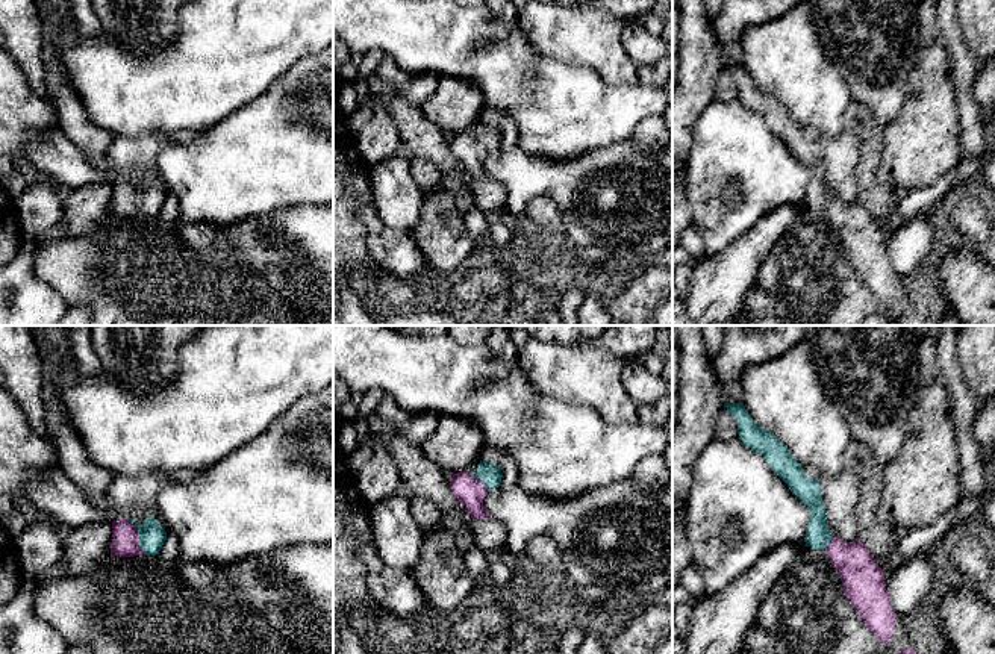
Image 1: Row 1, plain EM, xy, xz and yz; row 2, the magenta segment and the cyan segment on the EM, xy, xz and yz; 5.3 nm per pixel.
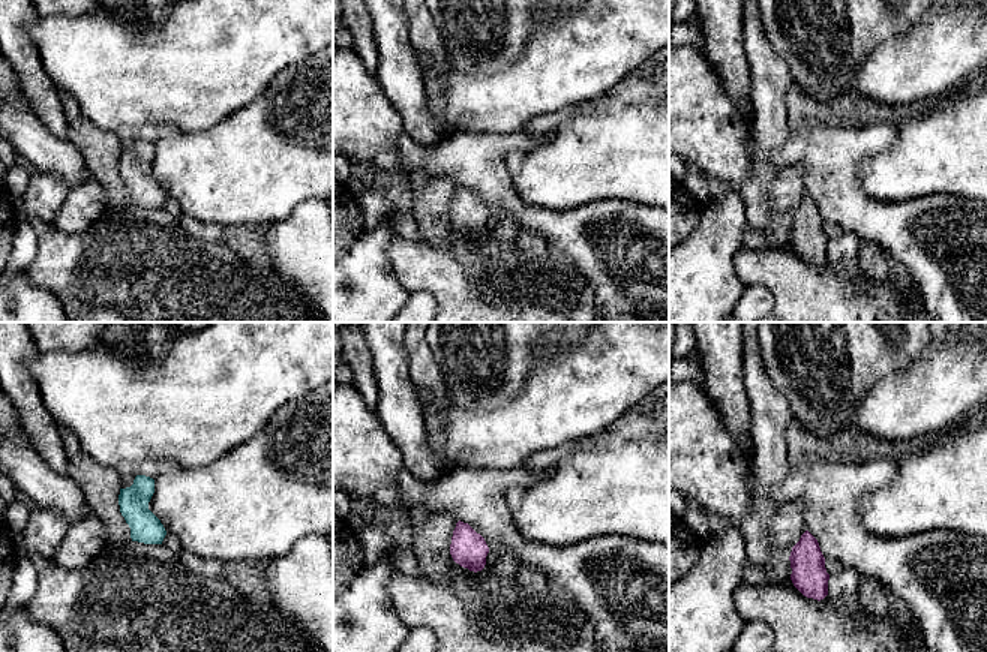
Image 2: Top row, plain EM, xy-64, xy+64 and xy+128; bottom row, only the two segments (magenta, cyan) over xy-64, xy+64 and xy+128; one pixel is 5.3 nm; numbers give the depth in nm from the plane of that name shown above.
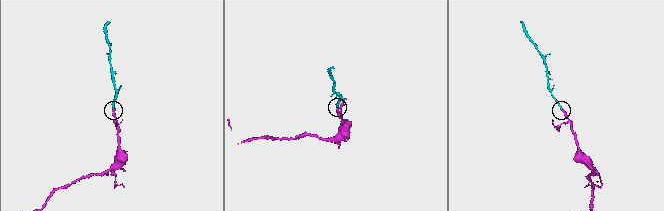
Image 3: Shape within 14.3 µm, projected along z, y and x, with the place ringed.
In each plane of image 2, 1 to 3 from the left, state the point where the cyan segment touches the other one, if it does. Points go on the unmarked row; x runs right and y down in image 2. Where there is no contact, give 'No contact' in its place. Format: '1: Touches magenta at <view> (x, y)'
1: No contact
2: No contact
3: No contact

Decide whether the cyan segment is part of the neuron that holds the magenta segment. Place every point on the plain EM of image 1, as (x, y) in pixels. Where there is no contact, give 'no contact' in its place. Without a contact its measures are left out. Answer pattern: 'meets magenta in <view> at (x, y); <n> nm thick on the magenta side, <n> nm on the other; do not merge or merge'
meets magenta in xy at (137, 197); 140 nm thick on the magenta side, 140 nm on the other; merge

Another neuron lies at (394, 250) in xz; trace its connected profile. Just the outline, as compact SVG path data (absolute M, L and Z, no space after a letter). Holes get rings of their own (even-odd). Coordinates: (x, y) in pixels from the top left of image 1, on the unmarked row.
M385 227L366 236L366 248L373 260L394 277L409 279L429 265L409 230Z

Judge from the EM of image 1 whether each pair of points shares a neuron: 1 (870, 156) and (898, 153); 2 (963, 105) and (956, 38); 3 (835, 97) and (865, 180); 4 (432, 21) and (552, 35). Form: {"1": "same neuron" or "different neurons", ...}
{"1": "different neurons", "2": "same neuron", "3": "different neurons", "4": "different neurons"}

